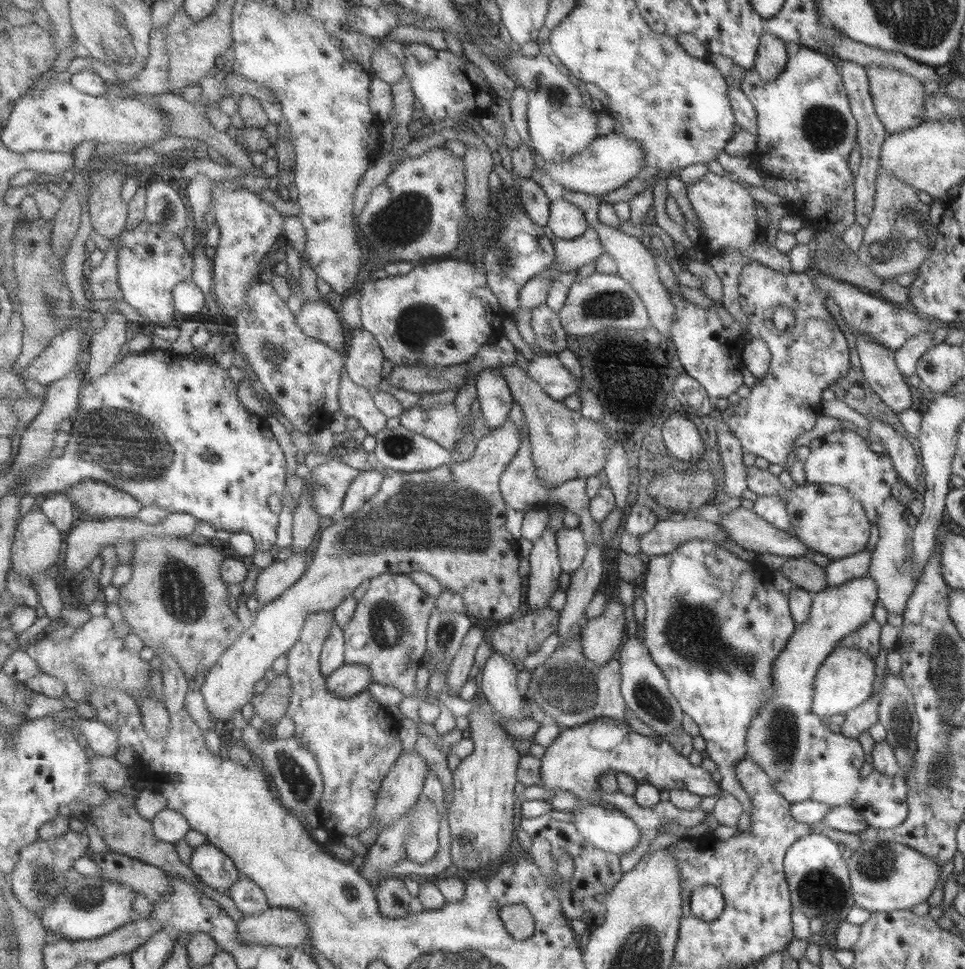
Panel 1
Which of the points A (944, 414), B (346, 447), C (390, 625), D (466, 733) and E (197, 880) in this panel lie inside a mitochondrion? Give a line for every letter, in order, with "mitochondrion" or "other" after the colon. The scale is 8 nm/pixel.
A: other
B: other
C: mitochondrion
D: other
E: other

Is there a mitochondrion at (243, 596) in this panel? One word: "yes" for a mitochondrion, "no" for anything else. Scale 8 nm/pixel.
no

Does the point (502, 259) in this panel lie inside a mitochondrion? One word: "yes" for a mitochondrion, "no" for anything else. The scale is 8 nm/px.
yes

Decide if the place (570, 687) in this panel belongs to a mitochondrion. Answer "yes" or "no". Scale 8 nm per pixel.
yes

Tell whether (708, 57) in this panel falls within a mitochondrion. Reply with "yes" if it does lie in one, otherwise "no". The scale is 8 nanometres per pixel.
no

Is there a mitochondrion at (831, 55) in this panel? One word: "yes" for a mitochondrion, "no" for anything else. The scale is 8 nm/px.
no

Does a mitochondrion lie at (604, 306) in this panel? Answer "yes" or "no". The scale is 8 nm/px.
yes

